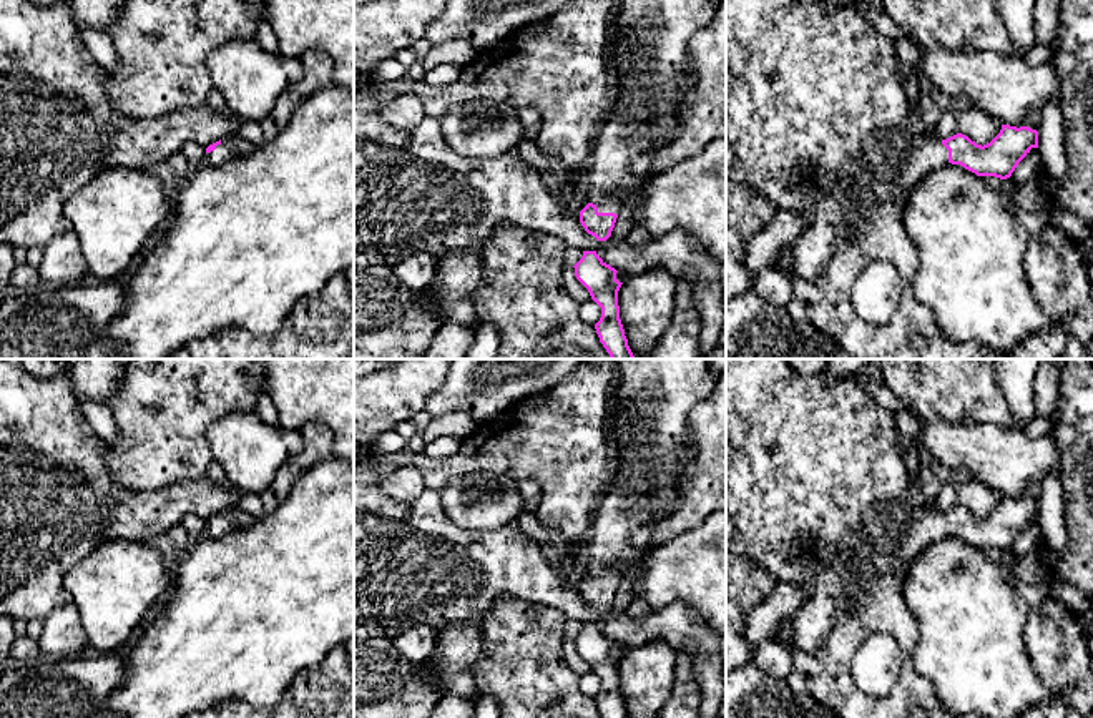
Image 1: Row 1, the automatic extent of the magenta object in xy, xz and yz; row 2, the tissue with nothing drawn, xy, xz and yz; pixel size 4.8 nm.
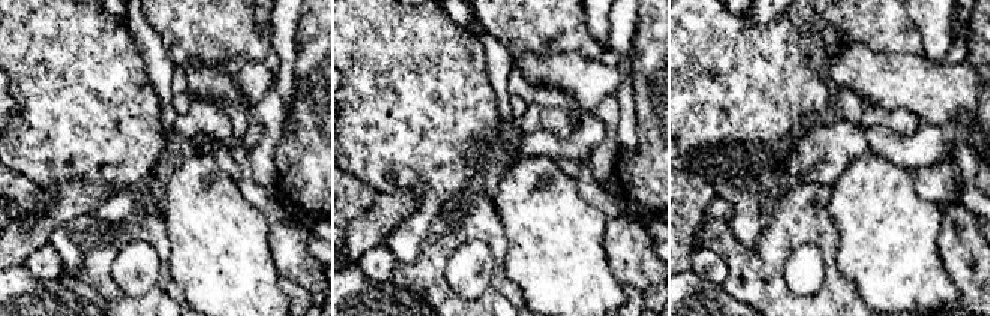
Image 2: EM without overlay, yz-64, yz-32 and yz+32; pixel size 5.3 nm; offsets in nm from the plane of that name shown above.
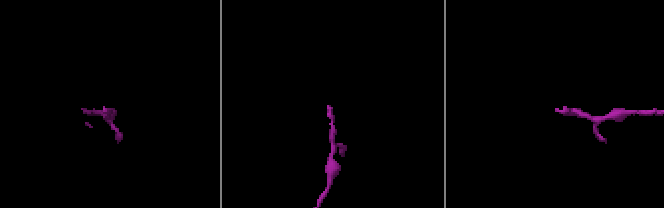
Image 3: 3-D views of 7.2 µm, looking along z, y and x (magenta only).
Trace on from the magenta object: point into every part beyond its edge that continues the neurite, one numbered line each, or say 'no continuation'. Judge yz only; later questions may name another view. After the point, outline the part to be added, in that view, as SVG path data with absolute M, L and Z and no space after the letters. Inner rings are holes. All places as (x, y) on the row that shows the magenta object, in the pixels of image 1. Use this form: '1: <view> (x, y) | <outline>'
1: yz (917, 152) | M910 128L900 136L889 140L874 156L869 166L870 183L884 180L885 173L897 168L892 186L910 191L919 181L948 163L948 150L942 140L927 128Z

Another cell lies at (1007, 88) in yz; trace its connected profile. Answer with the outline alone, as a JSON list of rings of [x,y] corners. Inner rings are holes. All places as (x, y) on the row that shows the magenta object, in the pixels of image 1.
[[[942,47],[922,50],[915,78],[929,78],[953,98],[965,98],[1002,125],[1027,126],[1030,110],[1042,113],[1053,100],[1061,108],[1061,80],[1055,63],[1028,65],[995,52],[962,53]]]

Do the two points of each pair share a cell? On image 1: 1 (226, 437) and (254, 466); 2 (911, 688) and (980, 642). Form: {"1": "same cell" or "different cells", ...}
{"1": "same cell", "2": "different cells"}

